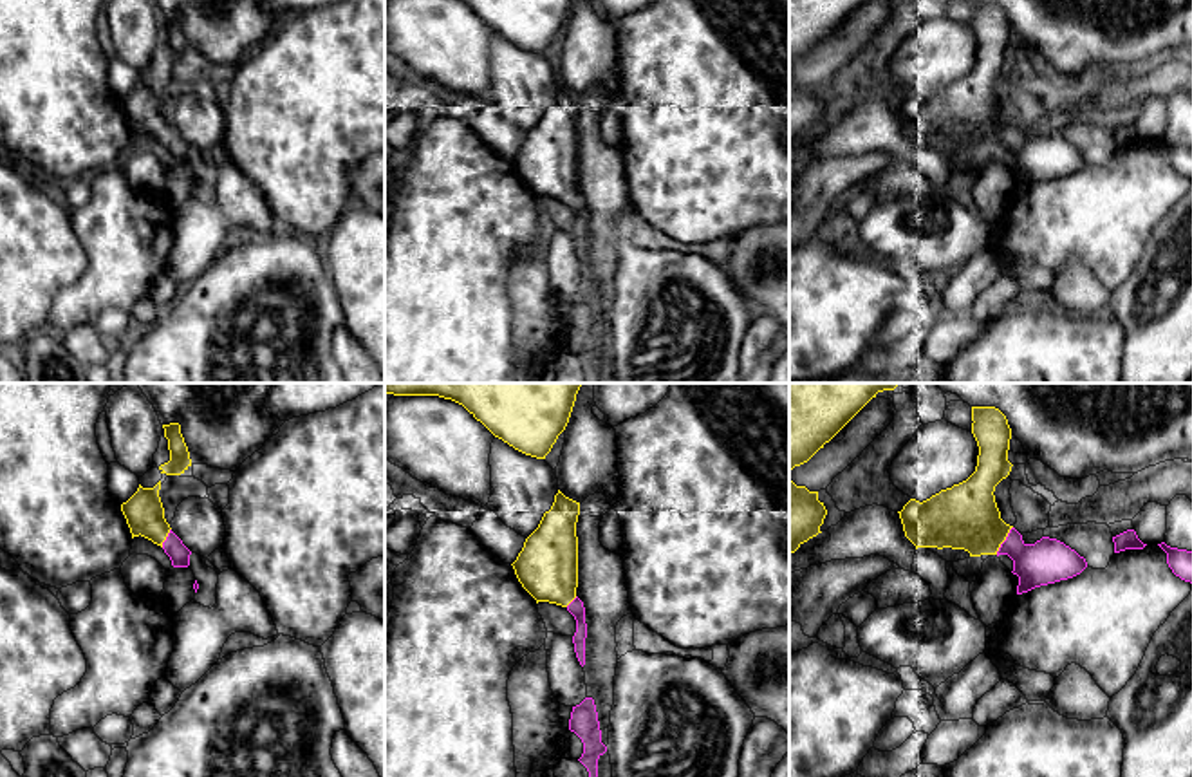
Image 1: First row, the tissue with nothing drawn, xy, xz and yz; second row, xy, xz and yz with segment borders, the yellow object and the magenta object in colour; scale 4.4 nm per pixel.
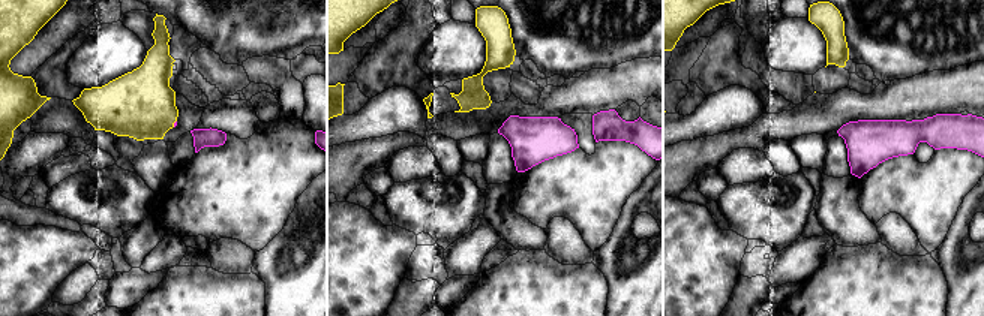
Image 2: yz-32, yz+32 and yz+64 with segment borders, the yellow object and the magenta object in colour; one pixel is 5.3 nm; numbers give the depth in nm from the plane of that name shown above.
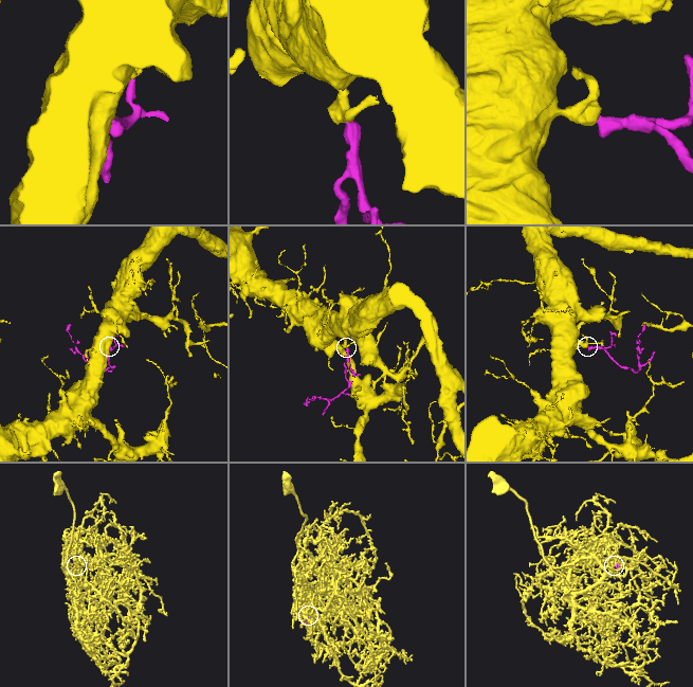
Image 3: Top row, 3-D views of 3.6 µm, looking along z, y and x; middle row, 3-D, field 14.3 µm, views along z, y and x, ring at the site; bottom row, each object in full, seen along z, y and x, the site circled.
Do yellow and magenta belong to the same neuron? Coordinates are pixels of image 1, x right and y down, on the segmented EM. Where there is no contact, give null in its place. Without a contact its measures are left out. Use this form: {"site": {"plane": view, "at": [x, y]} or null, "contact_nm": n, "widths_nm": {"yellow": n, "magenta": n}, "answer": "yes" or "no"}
{"site": {"plane": "yz", "at": [1005, 539]}, "contact_nm": 150, "widths_nm": {"yellow": 280, "magenta": 200}, "answer": "yes"}

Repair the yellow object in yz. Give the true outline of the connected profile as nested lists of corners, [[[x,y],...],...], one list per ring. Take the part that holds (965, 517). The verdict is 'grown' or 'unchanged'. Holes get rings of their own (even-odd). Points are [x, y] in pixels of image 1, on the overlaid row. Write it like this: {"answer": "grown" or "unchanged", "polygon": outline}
{"answer": "grown", "polygon": [[[972,407],[972,434],[979,446],[975,472],[963,482],[919,502],[910,499],[899,513],[905,537],[917,548],[964,549],[970,557],[1008,555],[1019,576],[1017,594],[1080,575],[1087,562],[1064,542],[1042,537],[1026,544],[1001,519],[995,486],[1011,472],[1011,428],[995,407]]]}

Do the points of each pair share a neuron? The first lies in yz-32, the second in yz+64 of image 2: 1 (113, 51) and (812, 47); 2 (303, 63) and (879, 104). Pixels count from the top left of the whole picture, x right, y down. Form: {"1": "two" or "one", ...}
{"1": "one", "2": "one"}

